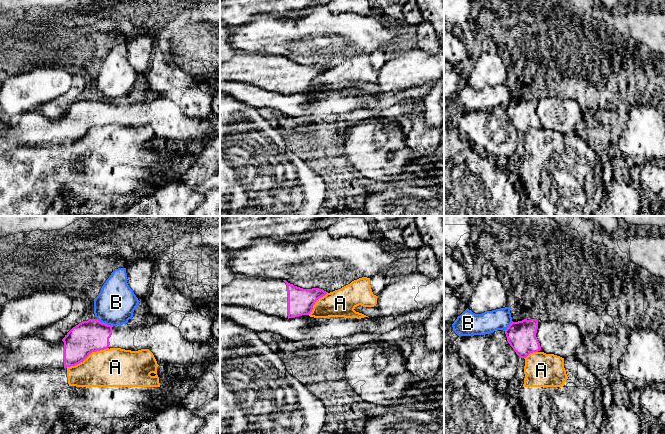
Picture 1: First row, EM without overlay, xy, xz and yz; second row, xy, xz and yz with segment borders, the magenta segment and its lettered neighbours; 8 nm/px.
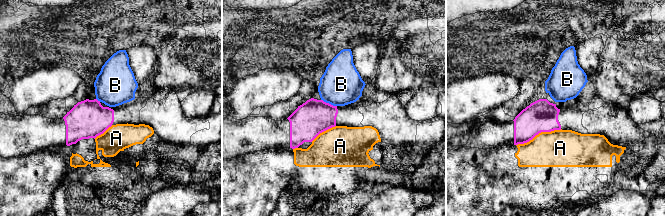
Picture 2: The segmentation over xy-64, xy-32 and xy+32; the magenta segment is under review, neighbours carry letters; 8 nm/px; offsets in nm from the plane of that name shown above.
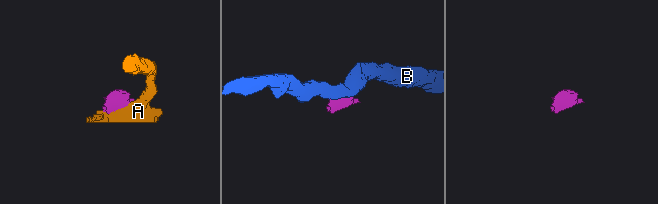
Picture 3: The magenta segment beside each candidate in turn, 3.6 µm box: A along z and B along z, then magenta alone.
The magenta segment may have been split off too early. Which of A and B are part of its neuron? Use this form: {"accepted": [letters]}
{"accepted": []}

